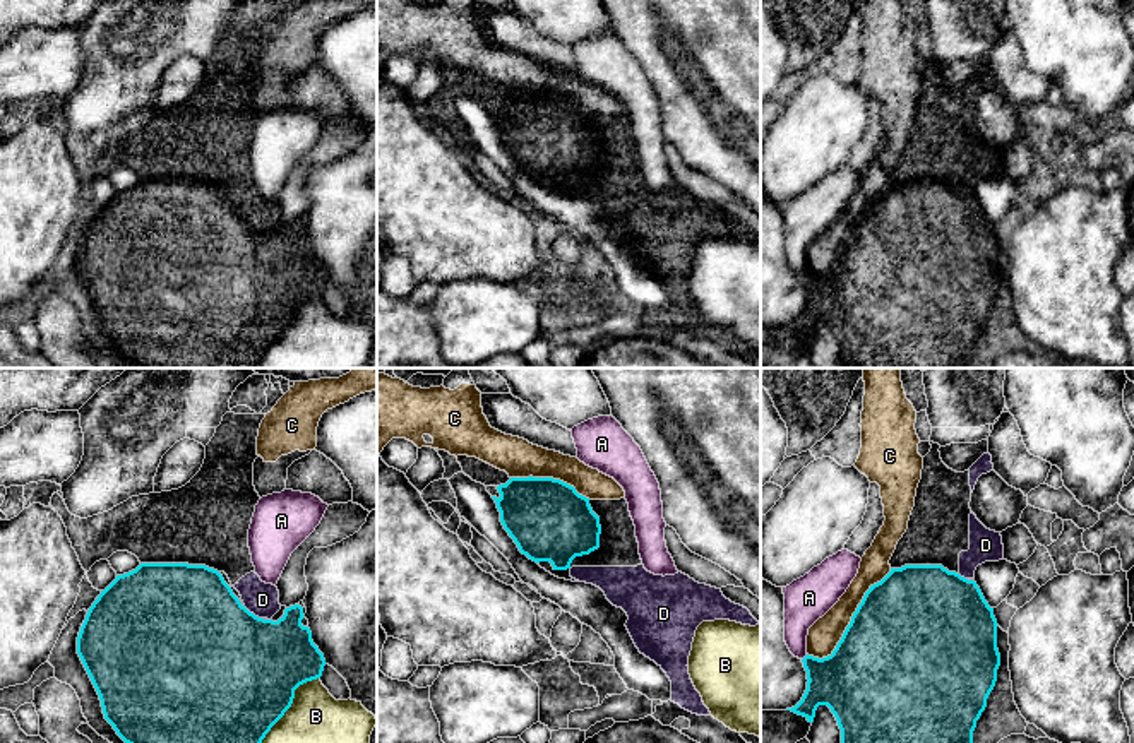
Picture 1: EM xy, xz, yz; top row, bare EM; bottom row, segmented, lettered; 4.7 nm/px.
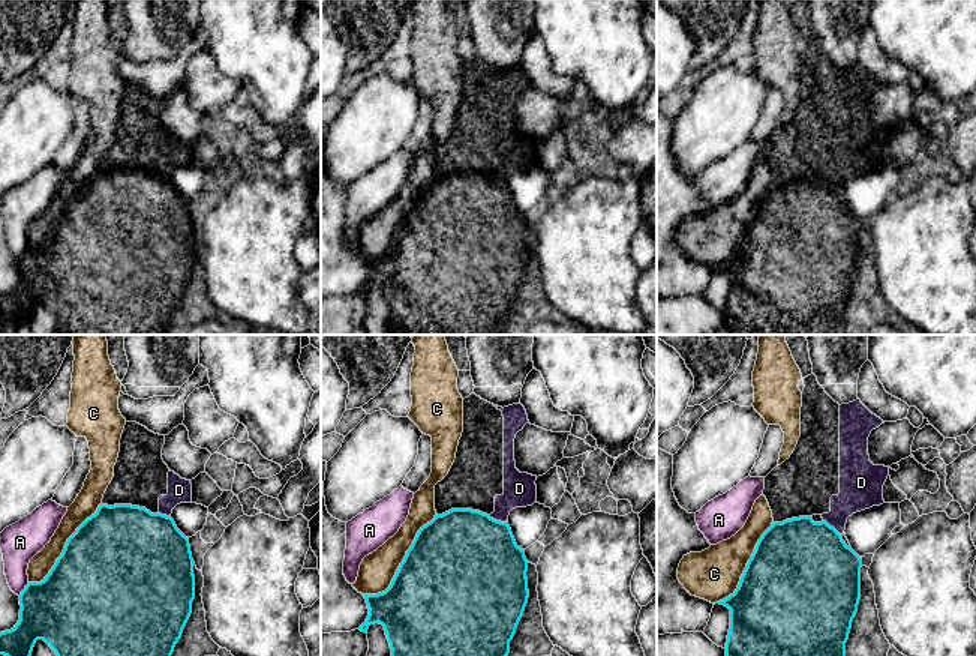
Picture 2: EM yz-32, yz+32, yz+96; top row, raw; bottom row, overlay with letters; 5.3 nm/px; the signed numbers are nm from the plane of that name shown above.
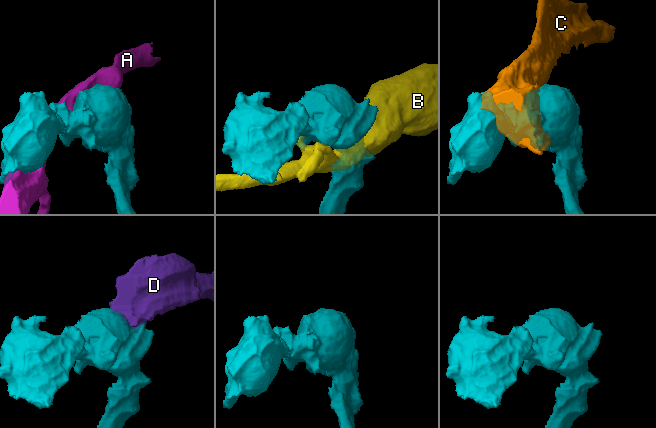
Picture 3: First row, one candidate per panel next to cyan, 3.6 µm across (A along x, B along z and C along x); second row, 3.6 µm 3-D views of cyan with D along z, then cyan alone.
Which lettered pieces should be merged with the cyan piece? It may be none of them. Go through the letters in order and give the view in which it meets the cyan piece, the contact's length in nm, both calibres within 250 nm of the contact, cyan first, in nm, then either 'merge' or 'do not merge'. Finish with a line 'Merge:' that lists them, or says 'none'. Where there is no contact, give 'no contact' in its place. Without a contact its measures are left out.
A: yz | 40 nm | 320/190 nm | do not merge
B: xy | 460 nm | 500/460 nm | do not merge
C: yz | 550 nm | 500/150 nm | do not merge
D: xy | 110 nm | 500/160 nm | merge
Merge: D

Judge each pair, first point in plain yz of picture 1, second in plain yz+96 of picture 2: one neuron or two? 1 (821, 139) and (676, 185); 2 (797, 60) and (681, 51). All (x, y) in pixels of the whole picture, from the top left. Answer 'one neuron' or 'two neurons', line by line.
1: two neurons
2: two neurons

